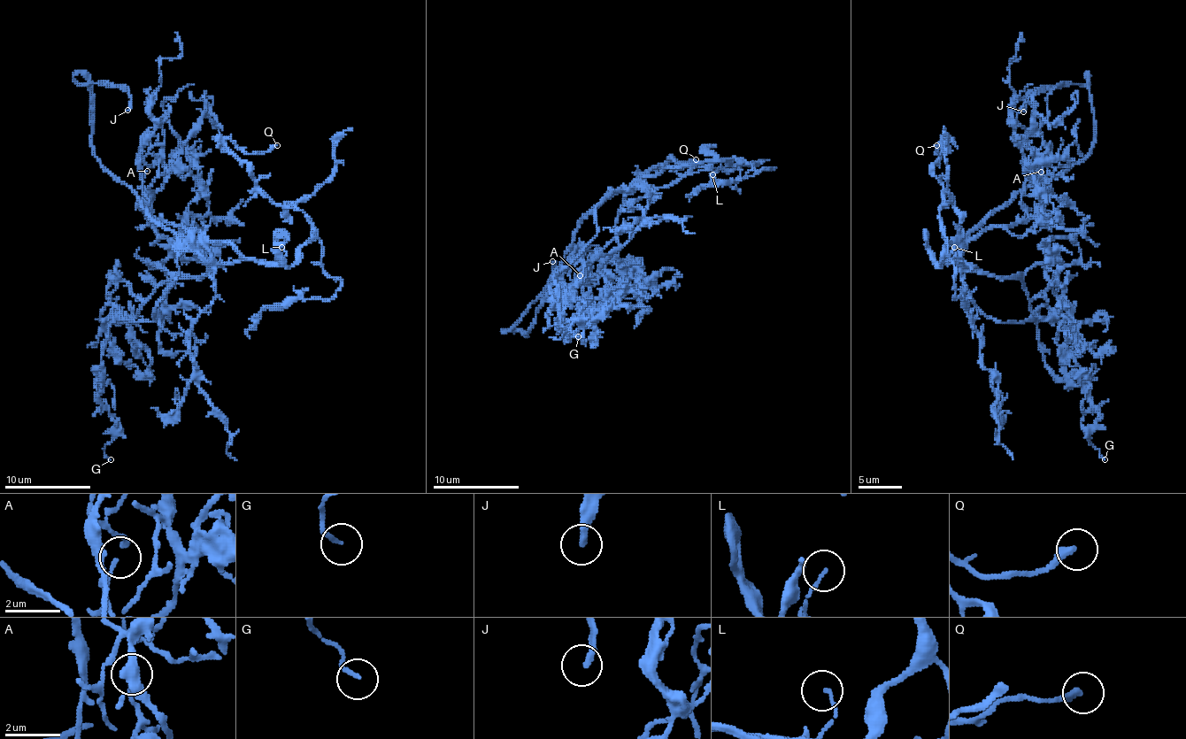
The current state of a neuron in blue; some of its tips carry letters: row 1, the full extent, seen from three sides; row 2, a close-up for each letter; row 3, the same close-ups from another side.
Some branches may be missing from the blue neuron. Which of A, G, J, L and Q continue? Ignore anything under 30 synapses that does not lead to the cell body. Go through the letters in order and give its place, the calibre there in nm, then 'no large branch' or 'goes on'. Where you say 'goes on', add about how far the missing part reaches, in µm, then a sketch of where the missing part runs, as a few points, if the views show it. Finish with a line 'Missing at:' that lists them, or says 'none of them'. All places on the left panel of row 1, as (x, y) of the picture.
A: at (147, 171); 130 nm thick; no large branch
G: at (111, 459); 130 nm thick; no large branch
J: at (127, 110); 200 nm thick; goes on; about 25 µm are missing; missing branch runs (127, 110), (128, 144), (90, 181), (80, 185), (57, 204), (36, 204), (18, 215)
L: at (281, 247); 100 nm thick; no large branch
Q: at (277, 145); 280 nm thick; no large branch
Missing at: J

